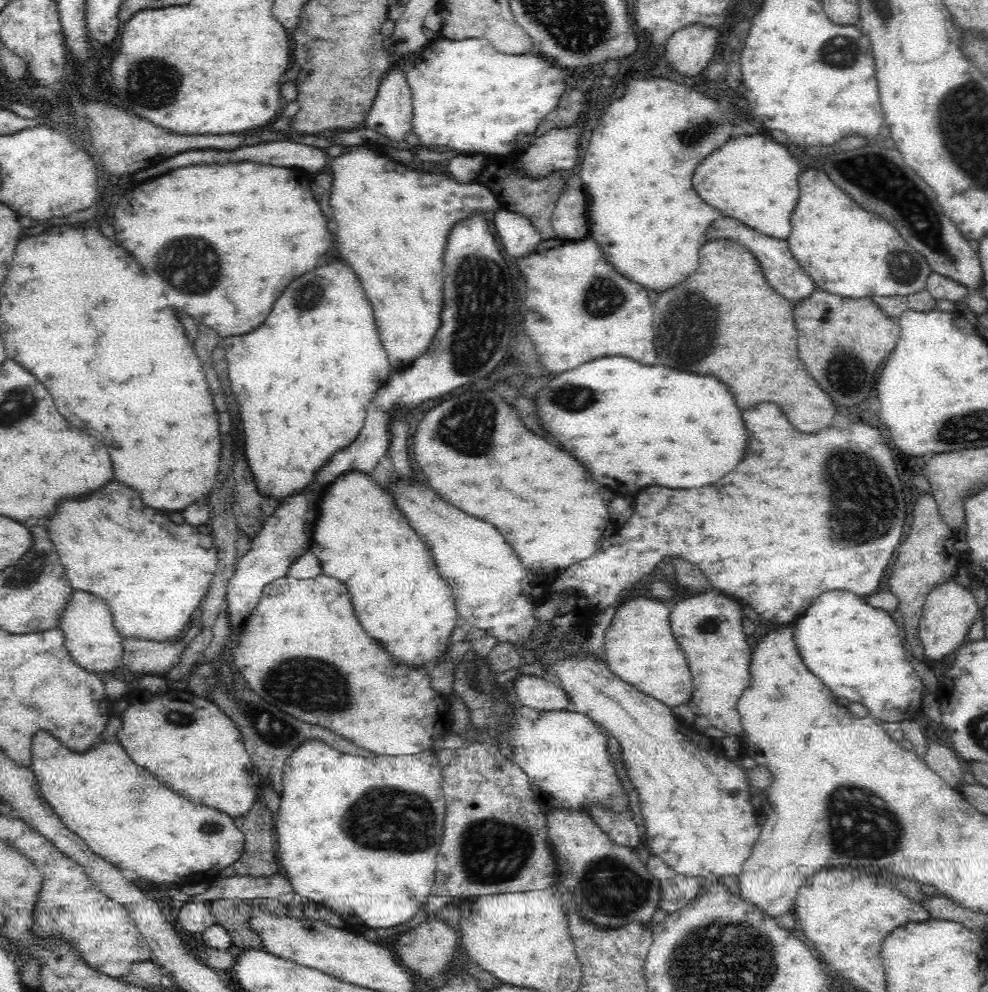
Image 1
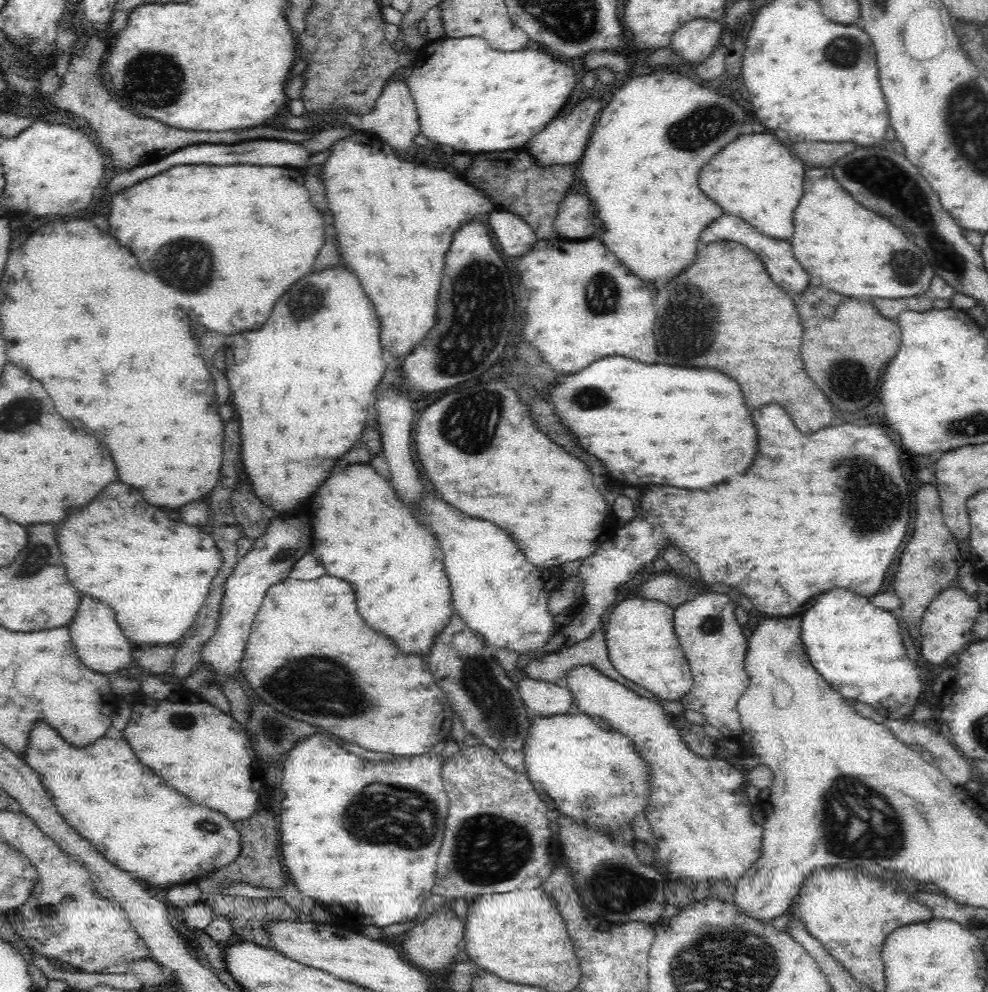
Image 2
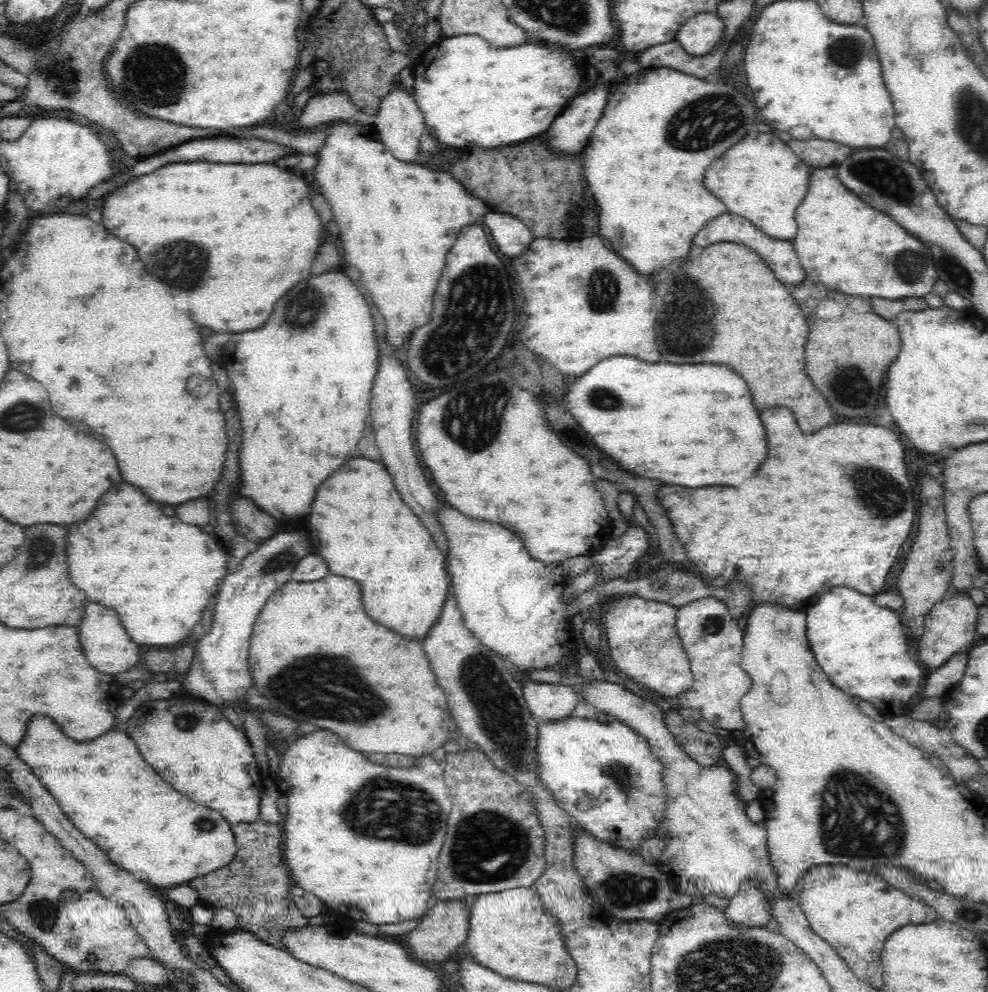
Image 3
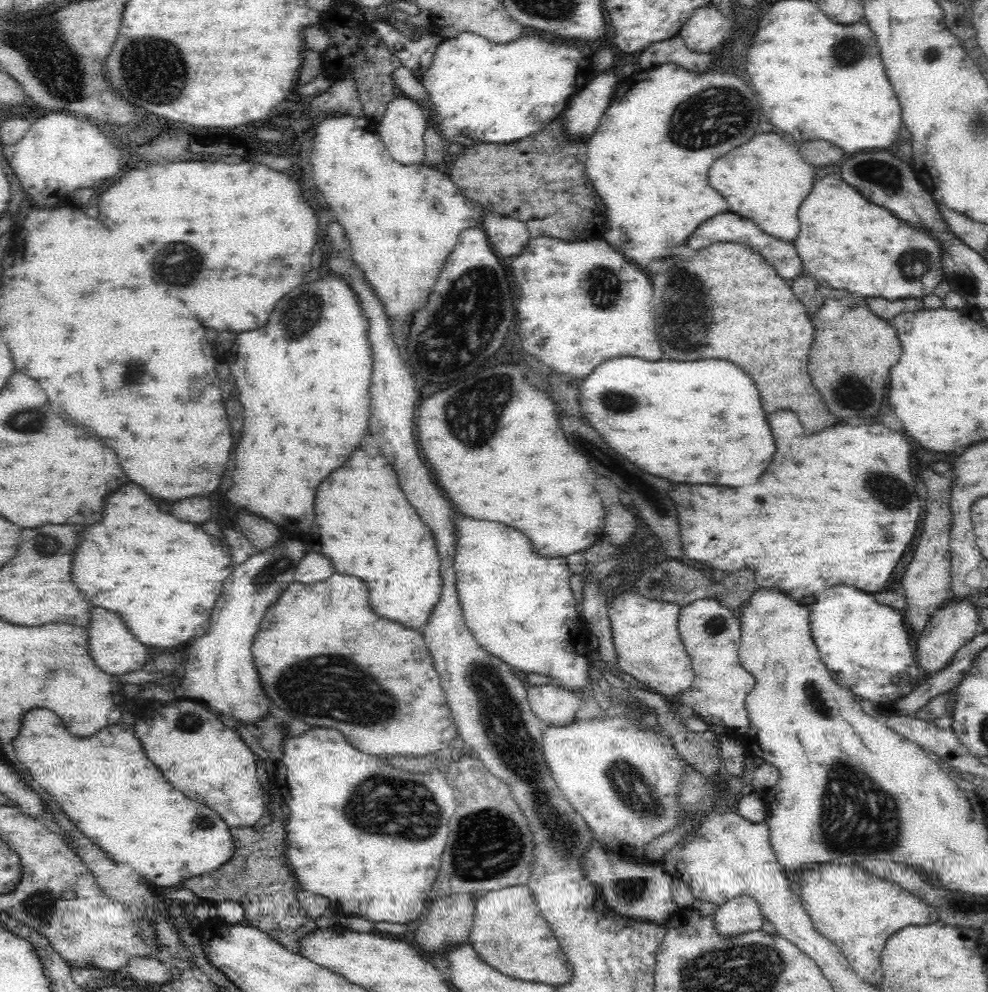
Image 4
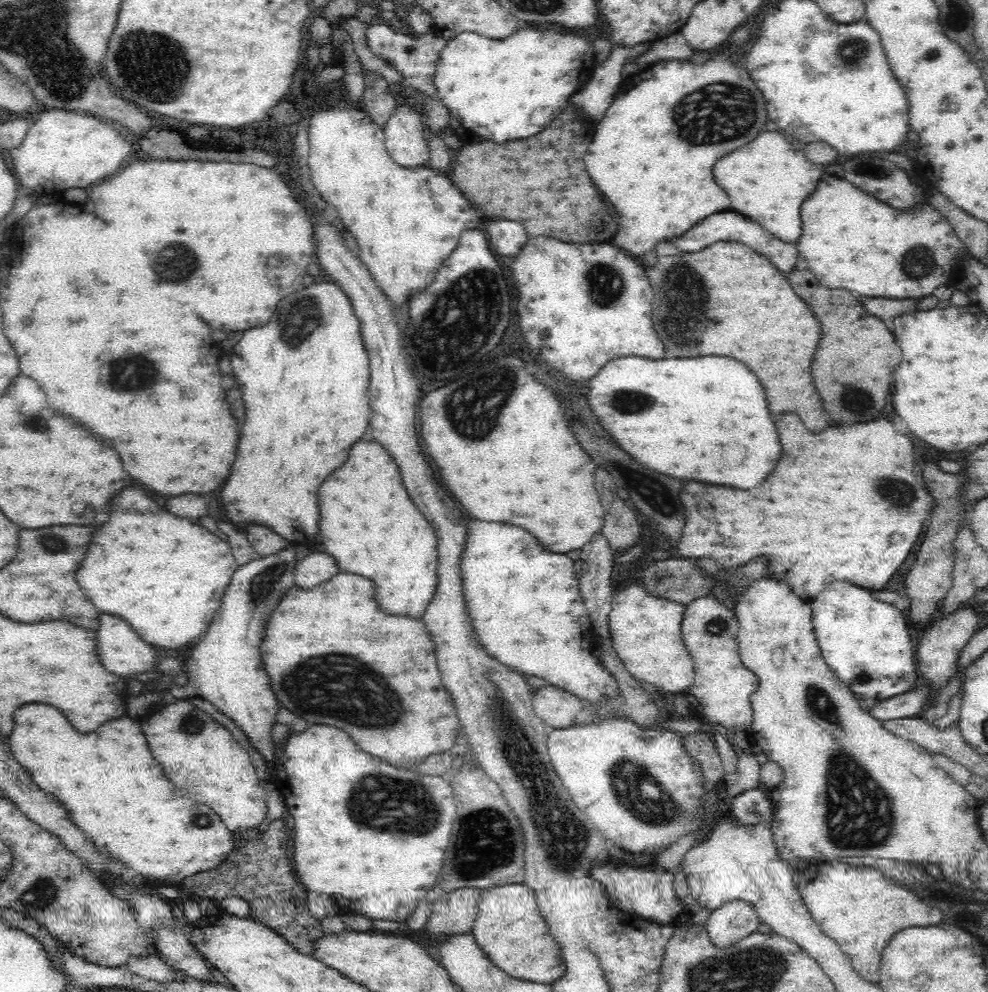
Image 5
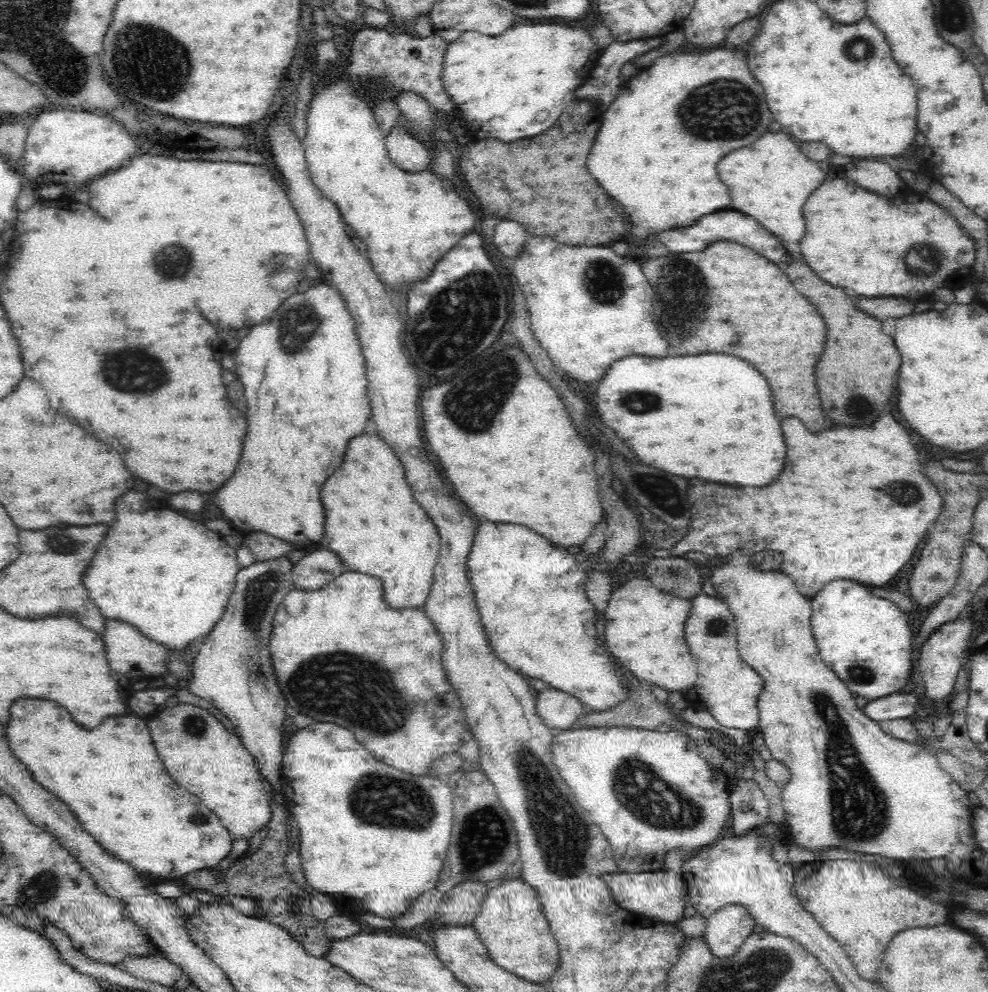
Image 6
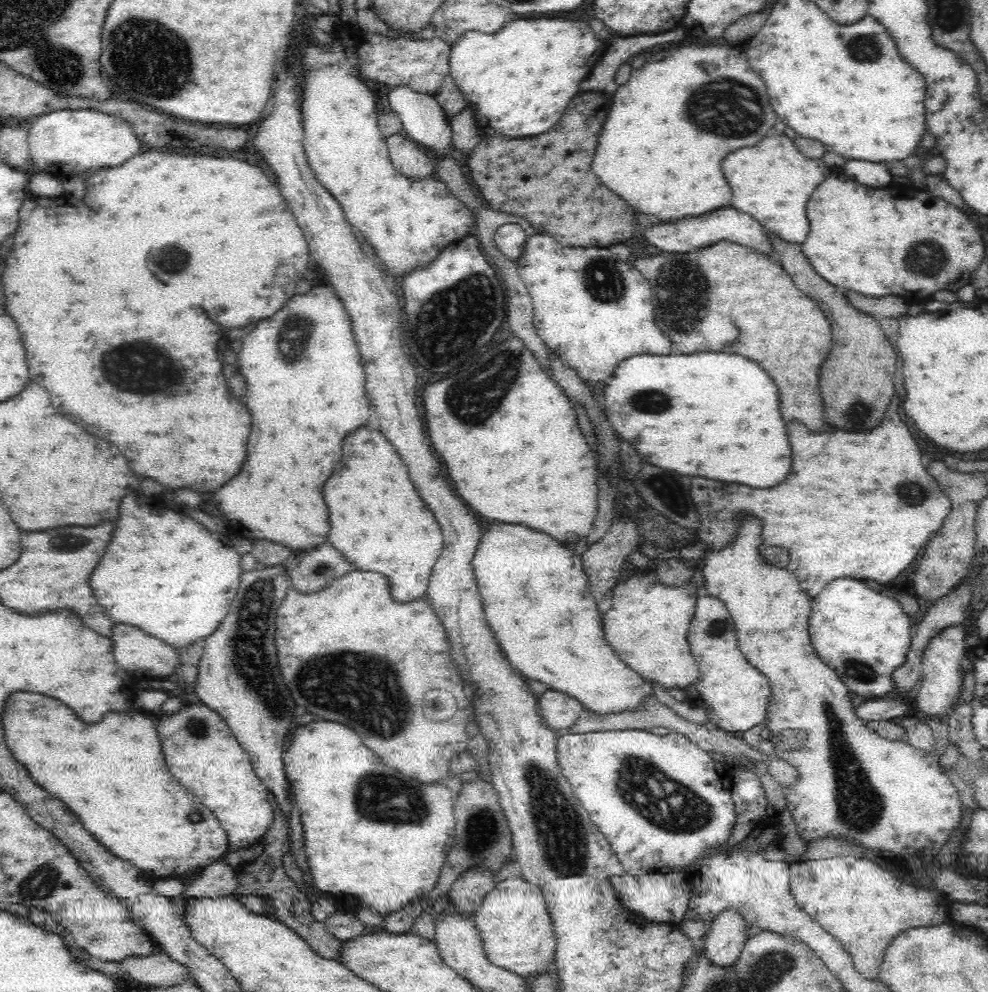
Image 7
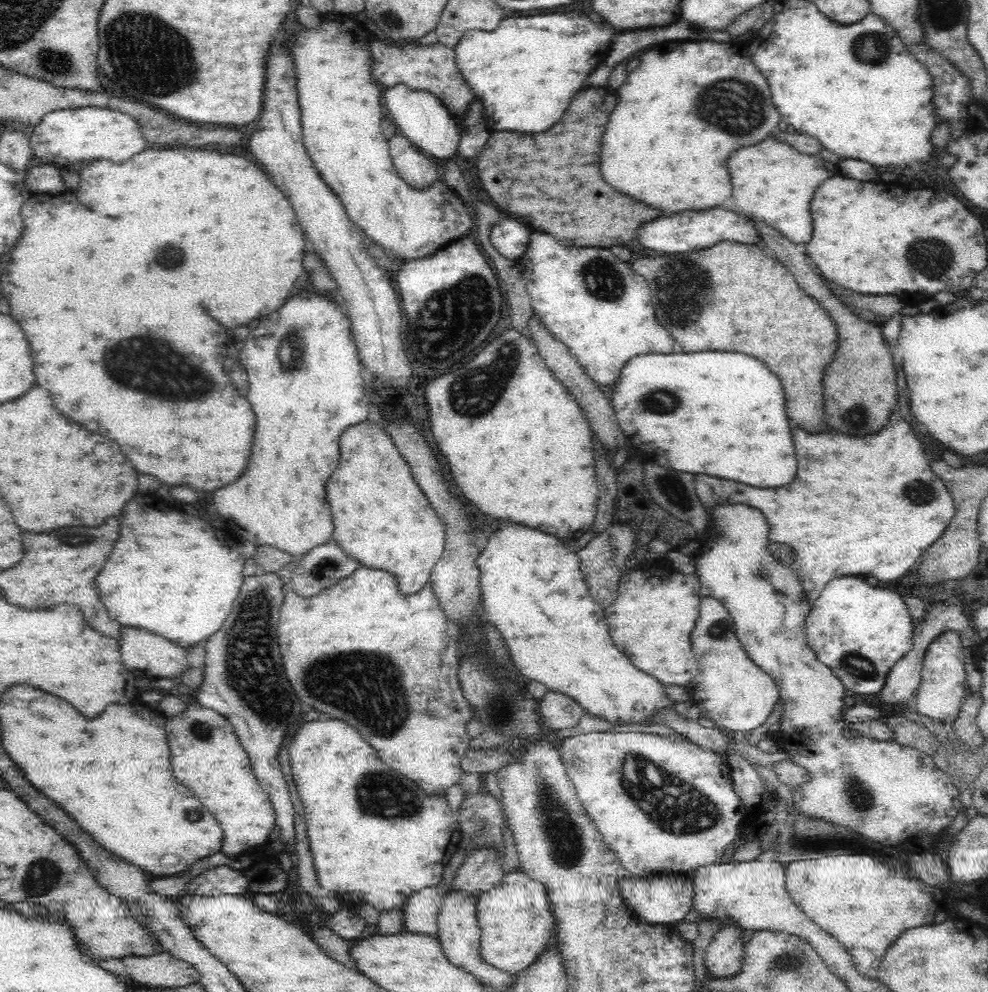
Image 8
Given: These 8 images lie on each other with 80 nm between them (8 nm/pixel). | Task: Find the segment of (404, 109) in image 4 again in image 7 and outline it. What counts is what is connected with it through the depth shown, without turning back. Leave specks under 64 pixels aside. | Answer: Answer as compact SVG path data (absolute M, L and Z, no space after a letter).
M403 133L393 134L386 139L391 163L398 173L414 181L434 176L434 161L412 139Z

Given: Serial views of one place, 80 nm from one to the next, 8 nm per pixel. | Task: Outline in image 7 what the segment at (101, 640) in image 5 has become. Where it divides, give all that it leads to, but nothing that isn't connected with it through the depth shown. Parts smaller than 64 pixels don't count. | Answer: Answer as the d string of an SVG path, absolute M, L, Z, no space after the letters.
M116 626L112 632L114 660L136 680L146 676L174 676L180 650L134 626Z

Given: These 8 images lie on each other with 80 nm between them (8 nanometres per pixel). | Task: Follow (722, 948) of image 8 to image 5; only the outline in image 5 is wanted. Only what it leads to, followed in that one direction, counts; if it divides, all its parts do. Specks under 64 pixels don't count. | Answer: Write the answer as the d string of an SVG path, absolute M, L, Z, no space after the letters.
M737 900L716 907L704 925L708 939L716 947L726 948L756 932L760 923L752 905Z

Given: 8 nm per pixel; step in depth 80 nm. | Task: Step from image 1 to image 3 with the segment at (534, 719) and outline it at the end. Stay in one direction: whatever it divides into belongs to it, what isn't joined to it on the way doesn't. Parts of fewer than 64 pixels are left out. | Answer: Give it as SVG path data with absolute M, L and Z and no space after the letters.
M573 717L560 722L539 722L537 761L540 781L544 781L544 785L552 791L559 807L595 839L638 853L644 840L656 836L658 822L664 818L666 810L664 765L654 757L650 741L632 731L627 723L615 719L600 723Z

